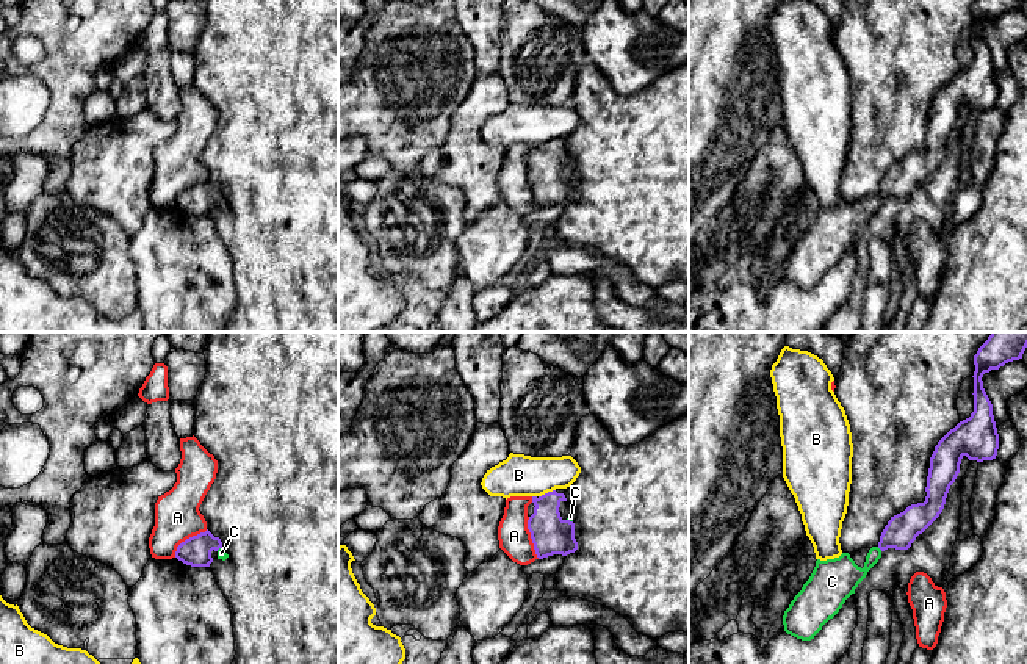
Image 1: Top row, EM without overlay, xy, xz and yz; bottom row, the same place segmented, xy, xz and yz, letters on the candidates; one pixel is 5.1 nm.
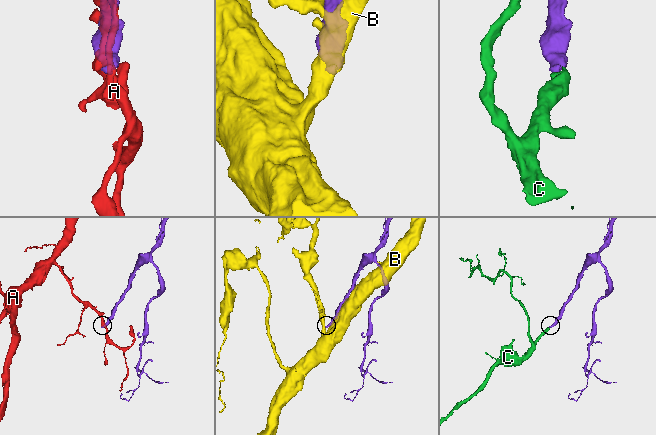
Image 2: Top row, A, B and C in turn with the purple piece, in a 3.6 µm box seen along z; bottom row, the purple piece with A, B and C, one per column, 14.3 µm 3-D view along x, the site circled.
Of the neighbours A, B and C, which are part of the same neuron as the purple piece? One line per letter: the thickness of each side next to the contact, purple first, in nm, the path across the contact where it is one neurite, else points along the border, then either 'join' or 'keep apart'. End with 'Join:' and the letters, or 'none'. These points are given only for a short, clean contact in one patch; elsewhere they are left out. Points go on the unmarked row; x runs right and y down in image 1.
A: 200 nm thick on the purple side, 160 nm on the other; border along xz (528, 166), (529, 187), (539, 207); keep apart
B: 200 nm thick on the purple side, 220 nm on the other; border along xz (554, 138), (539, 146); keep apart
C: 160 nm thick on the purple side, 190 nm on the other; runs through yz (902, 179), (880, 198), (860, 223), (841, 224); join
Join: C

